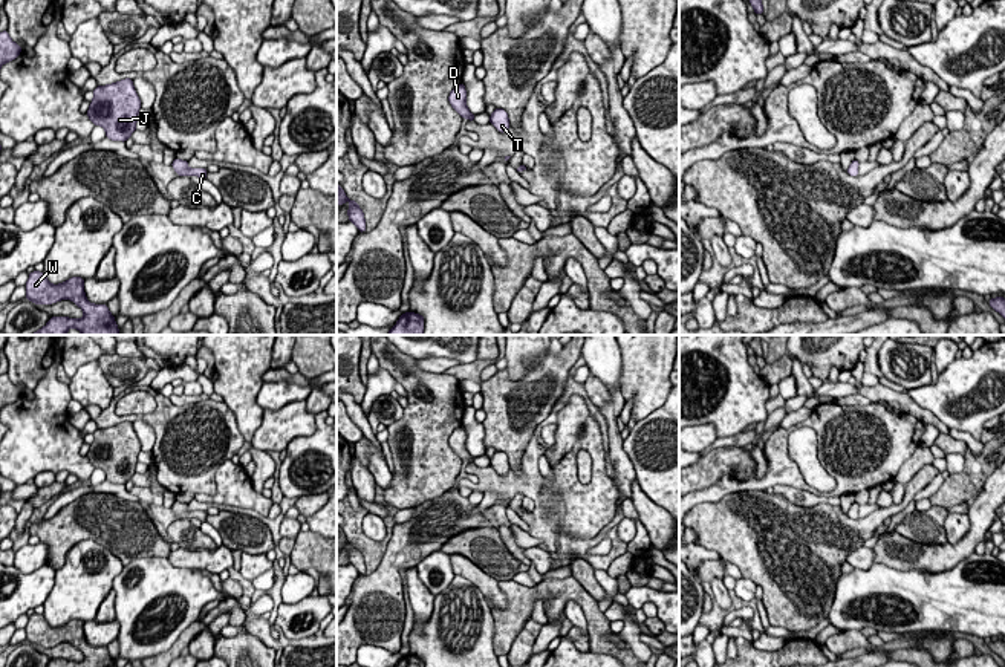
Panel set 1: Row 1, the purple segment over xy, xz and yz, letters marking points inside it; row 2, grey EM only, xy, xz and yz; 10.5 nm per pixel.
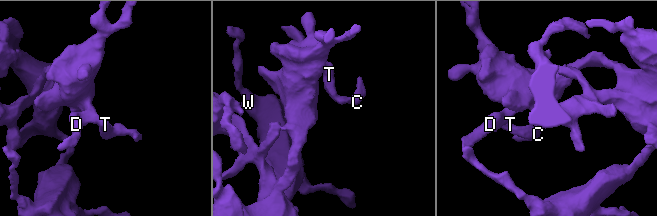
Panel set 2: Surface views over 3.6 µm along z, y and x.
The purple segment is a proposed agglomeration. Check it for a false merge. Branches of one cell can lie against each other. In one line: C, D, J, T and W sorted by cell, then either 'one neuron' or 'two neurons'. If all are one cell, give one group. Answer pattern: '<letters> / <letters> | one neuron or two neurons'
C D J T W | one neuron

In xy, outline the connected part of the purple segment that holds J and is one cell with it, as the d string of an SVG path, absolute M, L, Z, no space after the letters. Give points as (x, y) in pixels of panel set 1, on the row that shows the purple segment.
M125 78L93 90L87 116L106 130L109 139L125 142L136 130L139 109L141 99L133 80Z

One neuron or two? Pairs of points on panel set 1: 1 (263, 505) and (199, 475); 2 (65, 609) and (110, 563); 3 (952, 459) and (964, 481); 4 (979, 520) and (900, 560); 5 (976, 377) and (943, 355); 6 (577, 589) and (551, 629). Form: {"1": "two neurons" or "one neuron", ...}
{"1": "two neurons", "2": "one neuron", "3": "two neurons", "4": "one neuron", "5": "two neurons", "6": "two neurons"}

